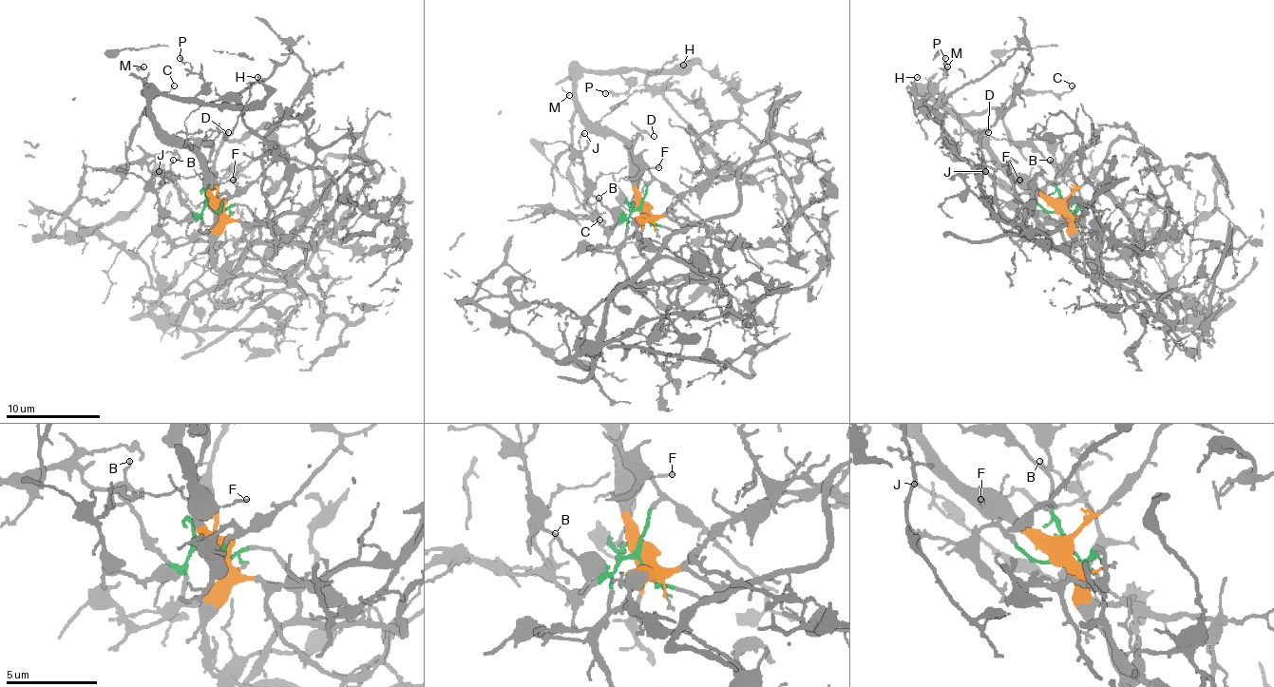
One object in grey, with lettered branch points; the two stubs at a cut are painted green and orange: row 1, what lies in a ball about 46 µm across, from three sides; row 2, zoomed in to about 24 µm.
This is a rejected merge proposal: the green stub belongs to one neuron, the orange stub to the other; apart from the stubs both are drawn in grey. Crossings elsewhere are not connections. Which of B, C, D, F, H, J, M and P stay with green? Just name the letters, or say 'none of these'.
B, D, J

